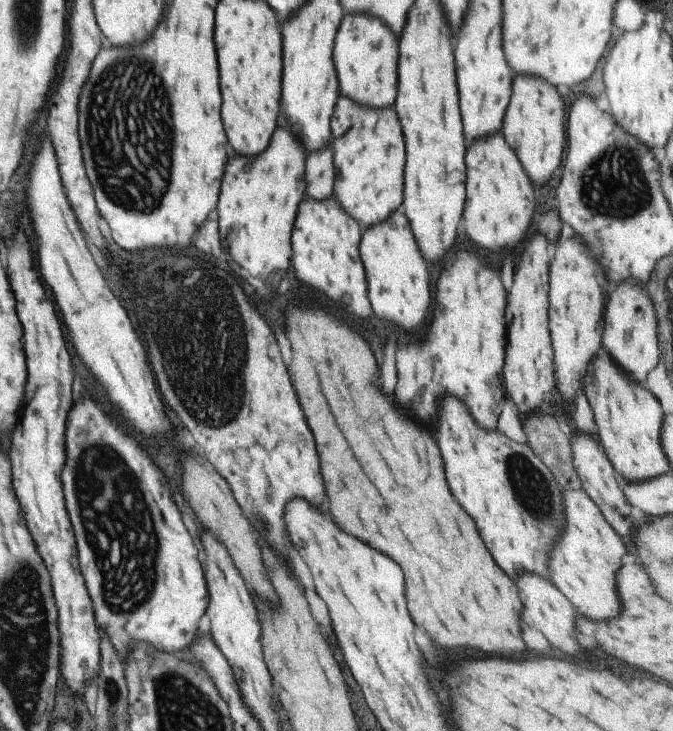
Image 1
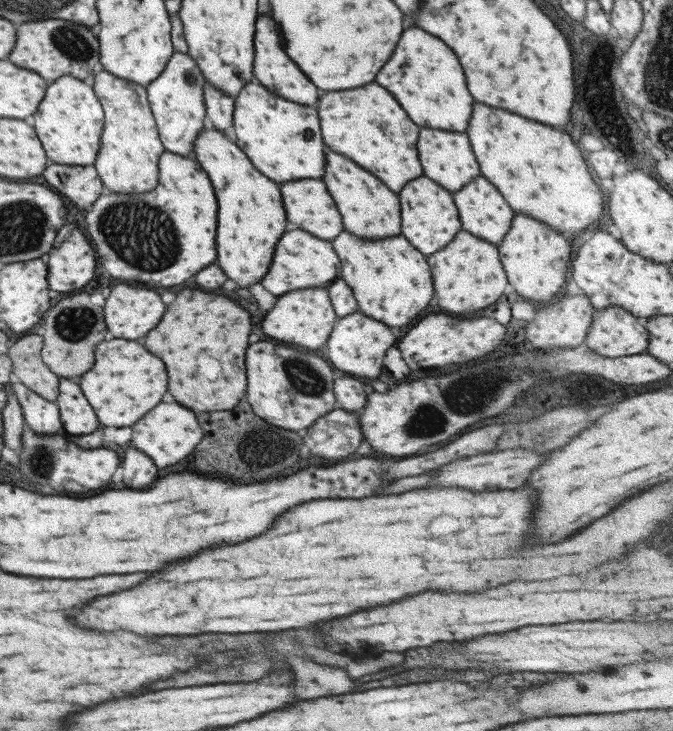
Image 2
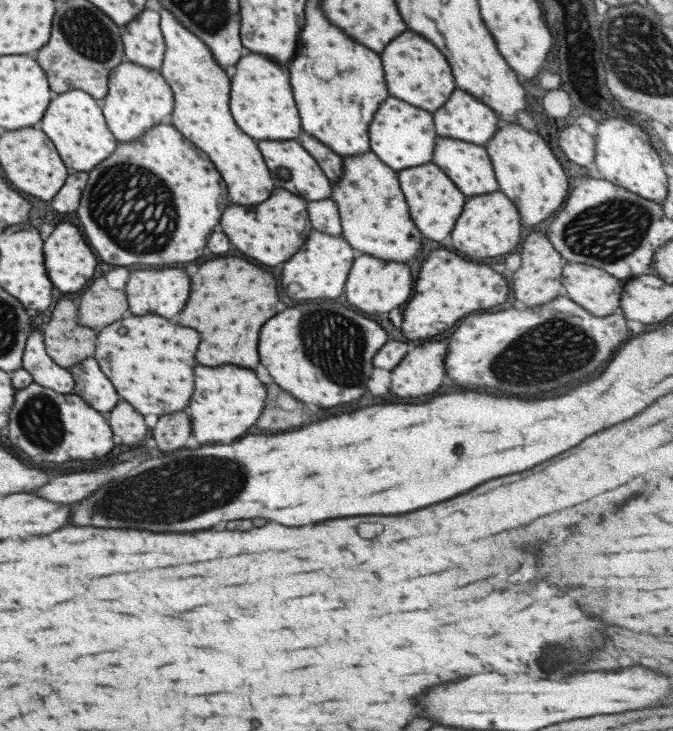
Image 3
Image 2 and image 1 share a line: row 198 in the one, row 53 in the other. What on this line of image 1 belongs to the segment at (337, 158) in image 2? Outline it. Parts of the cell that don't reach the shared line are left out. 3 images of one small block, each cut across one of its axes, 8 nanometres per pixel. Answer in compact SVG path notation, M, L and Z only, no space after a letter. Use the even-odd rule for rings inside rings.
M345 14L334 38L332 61L339 95L364 107L378 109L393 104L397 84L397 38L385 22L367 14Z

